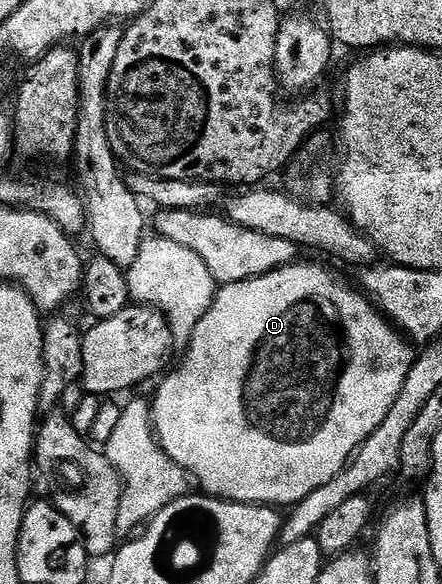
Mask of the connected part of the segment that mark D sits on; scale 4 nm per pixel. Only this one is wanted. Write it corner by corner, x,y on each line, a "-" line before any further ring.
302,263
286,265
280,269
269,271
260,277
245,279
244,281
233,283
232,285
222,286
222,288
216,292
211,306
207,308
207,313
200,318
199,322
195,325
195,329
189,334
189,340
191,340
191,342
187,345
187,354
184,355
183,362
160,383
159,390
155,393
155,402
150,402
149,408
151,411
153,432
159,444
162,445
163,450
183,469
184,473
190,475
192,478
199,477
199,485
203,488
200,490
202,490
204,494
221,497
224,501
245,501
248,505
269,505
272,507
284,507
283,505
287,505
287,507
294,507
299,501
305,499
307,495
314,491
315,488
319,488
322,484
333,479
345,466
347,460
353,456
355,450
359,448
359,445
362,444
385,419
390,407
392,407
394,403
394,399
396,399
400,389
402,389
402,383
404,383
406,375
408,371
410,371
413,360
413,352
411,353
410,349
412,346
400,336
395,326
371,304
370,300
368,300
362,292
356,291
356,293
354,293
349,286
342,285
329,270
322,269
319,265
302,265

